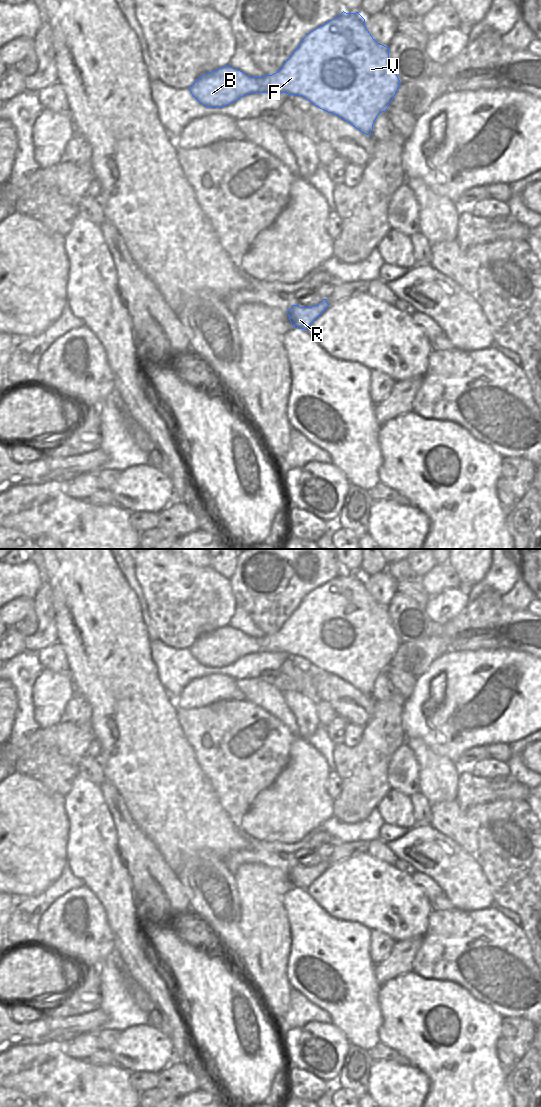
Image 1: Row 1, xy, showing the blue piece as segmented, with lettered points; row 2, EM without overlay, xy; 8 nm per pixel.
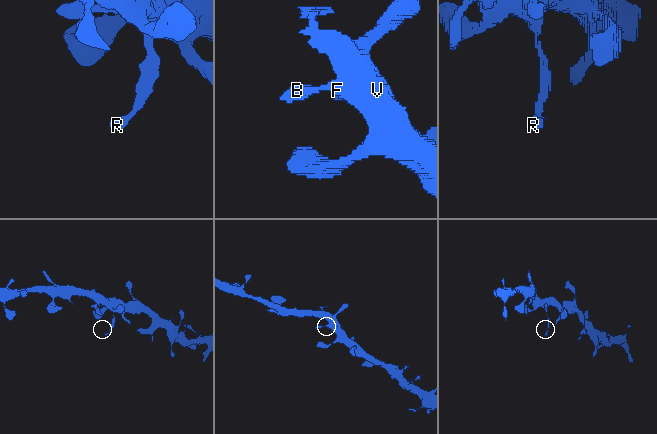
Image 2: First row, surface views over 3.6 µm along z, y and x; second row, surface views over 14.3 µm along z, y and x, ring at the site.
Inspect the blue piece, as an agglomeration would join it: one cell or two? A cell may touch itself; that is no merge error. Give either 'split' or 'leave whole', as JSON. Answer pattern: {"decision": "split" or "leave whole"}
{"decision": "leave whole"}

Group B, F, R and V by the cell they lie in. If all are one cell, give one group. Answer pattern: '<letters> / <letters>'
B F R V

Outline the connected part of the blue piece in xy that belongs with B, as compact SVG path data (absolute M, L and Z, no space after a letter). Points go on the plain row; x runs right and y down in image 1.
M343 571L308 593L276 633L250 637L226 625L199 637L189 650L206 667L224 667L250 653L300 655L314 666L371 695L377 676L387 670L400 644L389 618L389 607L371 596L359 572Z

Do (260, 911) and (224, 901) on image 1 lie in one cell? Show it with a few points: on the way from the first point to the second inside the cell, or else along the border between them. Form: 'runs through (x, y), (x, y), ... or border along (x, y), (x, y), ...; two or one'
border along (234, 882), (240, 908), (239, 929); two

